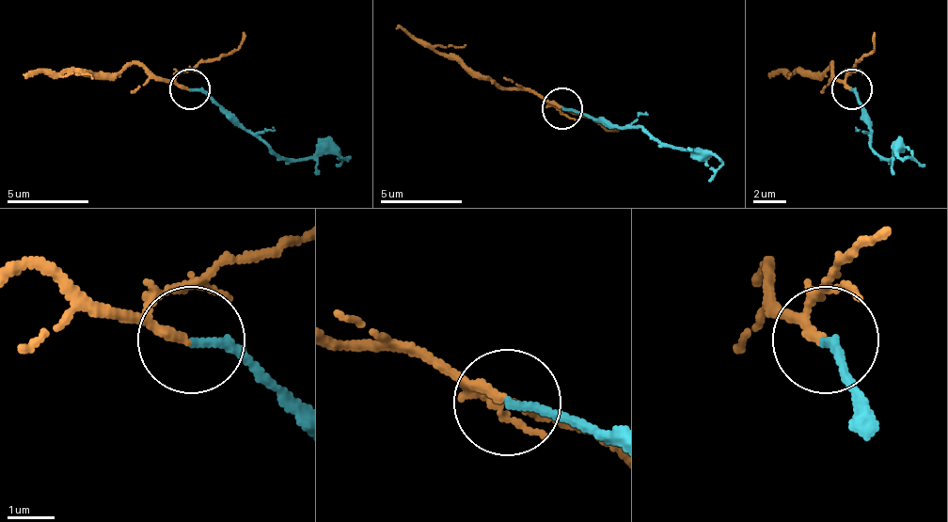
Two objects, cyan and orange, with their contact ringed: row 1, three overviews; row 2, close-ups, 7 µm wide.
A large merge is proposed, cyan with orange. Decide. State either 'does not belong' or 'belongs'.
belongs

